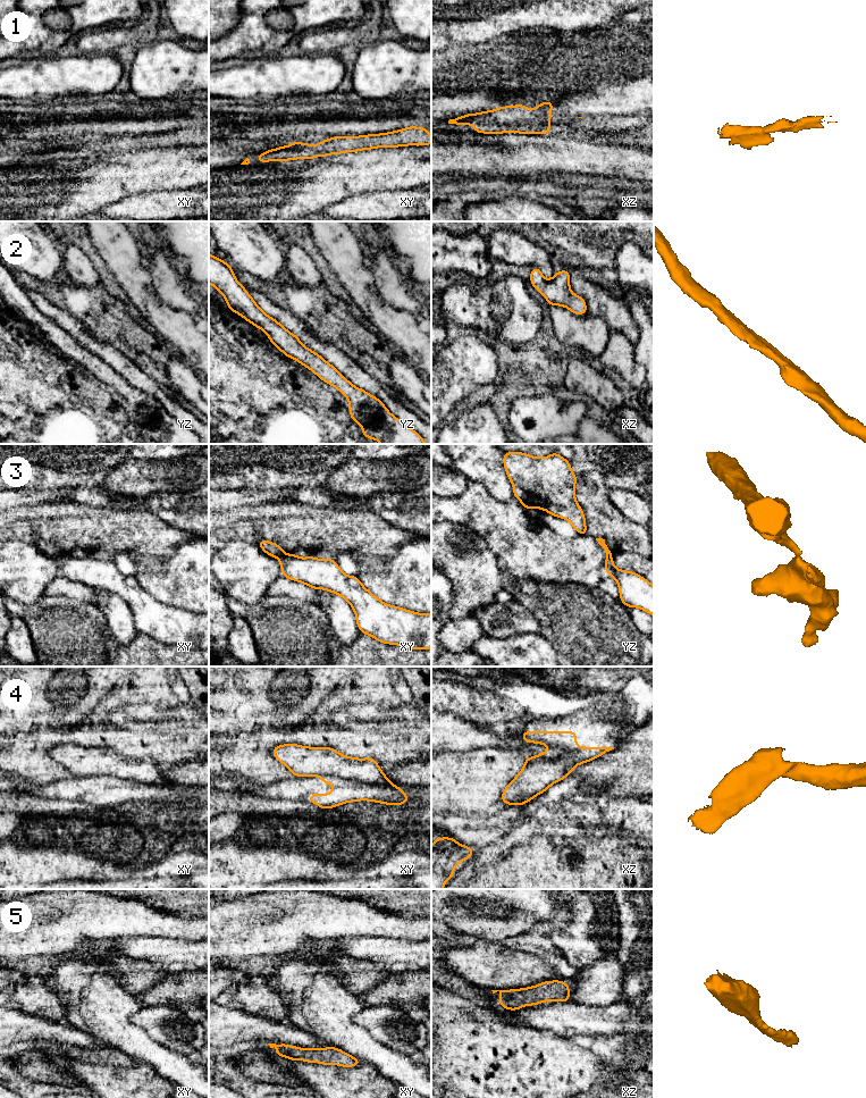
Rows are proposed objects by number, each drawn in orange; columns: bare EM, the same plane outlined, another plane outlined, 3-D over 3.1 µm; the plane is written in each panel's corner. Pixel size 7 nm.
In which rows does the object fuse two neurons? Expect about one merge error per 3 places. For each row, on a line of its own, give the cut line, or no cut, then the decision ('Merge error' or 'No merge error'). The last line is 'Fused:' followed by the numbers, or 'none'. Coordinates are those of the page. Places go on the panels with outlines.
1: No split. No merge error
2: No split. No merge error
3: Split along xy (284, 553), (279, 559). Merge error
4: Split along xy (322, 776), (336, 776), (359, 782), (393, 786). Merge error
5: No split. No merge error
Fused: 3, 4

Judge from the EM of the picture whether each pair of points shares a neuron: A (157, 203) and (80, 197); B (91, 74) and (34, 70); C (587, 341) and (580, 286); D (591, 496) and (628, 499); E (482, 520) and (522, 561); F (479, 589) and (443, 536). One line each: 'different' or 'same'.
A: different
B: same
C: different
D: different
E: same
F: same

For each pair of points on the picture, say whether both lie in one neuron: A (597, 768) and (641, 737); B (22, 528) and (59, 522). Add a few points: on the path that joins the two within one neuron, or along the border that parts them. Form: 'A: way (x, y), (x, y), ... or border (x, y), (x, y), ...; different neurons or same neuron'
A: way (608, 768), (630, 748); same neuron
B: way (31, 524), (50, 522); same neuron

